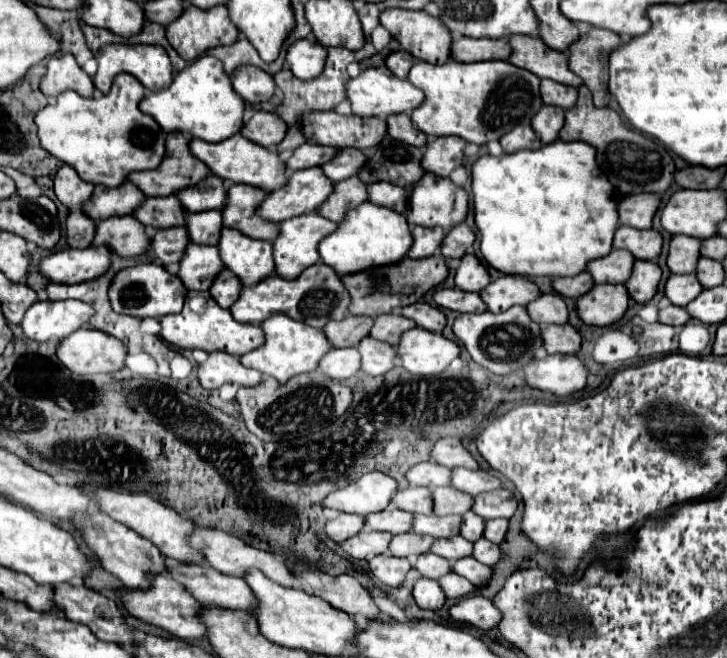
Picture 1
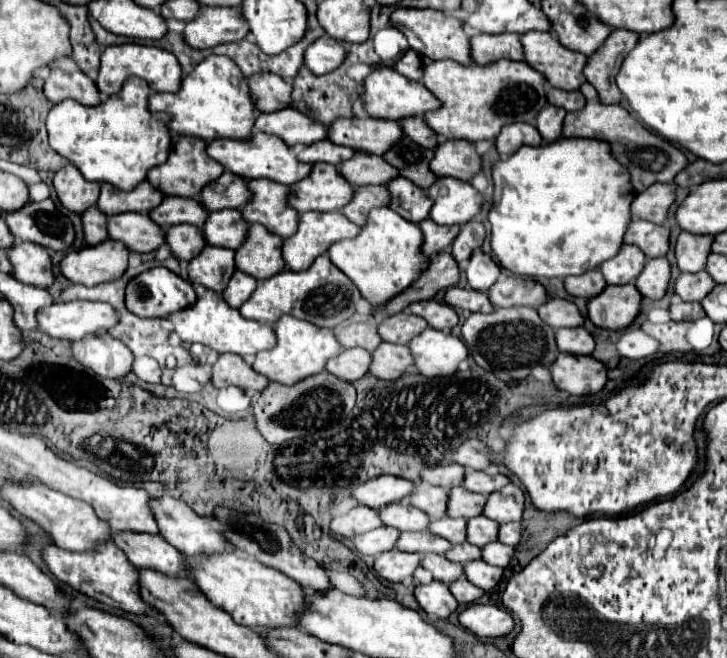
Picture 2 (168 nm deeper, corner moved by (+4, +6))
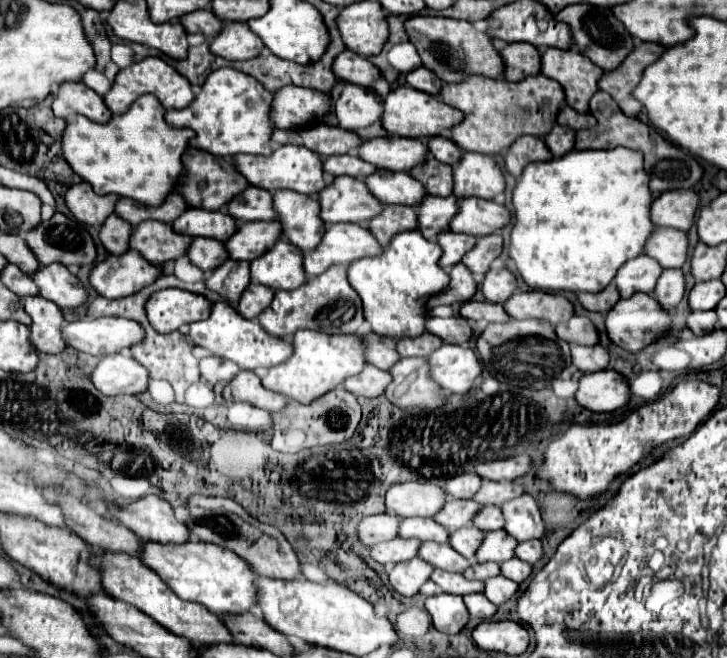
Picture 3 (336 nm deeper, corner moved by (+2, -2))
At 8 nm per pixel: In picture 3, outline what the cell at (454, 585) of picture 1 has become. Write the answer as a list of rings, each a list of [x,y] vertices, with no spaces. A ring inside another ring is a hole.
[[[470,593],[470,595],[464,595],[464,603],[470,611],[470,615],[474,619],[480,619],[480,621],[486,621],[486,619],[492,619],[498,611],[496,605],[492,605],[482,593]]]

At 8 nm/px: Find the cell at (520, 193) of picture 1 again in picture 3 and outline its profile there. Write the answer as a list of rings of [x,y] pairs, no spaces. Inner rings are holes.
[[[616,147],[616,149],[608,149],[608,151],[570,151],[568,155],[564,155],[560,159],[528,165],[512,195],[512,203],[516,209],[516,223],[512,227],[512,237],[510,237],[510,257],[514,259],[518,273],[522,275],[526,285],[530,285],[532,289],[542,289],[542,291],[574,291],[574,293],[580,293],[580,291],[594,293],[594,291],[602,291],[604,287],[608,287],[612,283],[616,271],[628,259],[634,259],[644,253],[646,239],[654,231],[654,225],[650,221],[650,207],[652,207],[654,197],[650,195],[648,183],[650,183],[650,175],[646,175],[646,171],[642,167],[642,153],[626,149],[626,147]]]

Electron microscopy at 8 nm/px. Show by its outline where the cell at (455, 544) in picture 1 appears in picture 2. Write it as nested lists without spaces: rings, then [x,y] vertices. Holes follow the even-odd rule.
[[[464,541],[464,543],[452,545],[452,551],[446,551],[444,555],[446,559],[456,561],[456,563],[468,563],[468,561],[480,559],[480,547],[472,547],[468,541]]]

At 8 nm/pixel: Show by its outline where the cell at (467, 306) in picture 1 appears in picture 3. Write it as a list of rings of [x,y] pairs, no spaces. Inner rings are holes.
[[[466,301],[460,307],[460,315],[464,319],[472,319],[472,321],[488,321],[488,323],[502,323],[508,321],[510,317],[506,315],[502,305],[494,305],[490,301]]]

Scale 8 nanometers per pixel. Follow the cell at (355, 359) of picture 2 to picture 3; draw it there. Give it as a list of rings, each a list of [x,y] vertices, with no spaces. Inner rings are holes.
[[[374,365],[366,367],[360,375],[350,377],[344,381],[344,387],[354,393],[356,397],[380,397],[384,395],[388,383],[392,381],[392,375],[388,371],[382,371]]]

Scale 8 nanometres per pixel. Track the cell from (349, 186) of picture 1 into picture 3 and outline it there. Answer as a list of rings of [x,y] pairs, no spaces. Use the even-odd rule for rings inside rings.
[[[386,205],[384,211],[370,221],[370,231],[378,239],[382,247],[390,243],[390,239],[402,231],[414,231],[416,229],[416,211],[412,207],[404,205]]]

